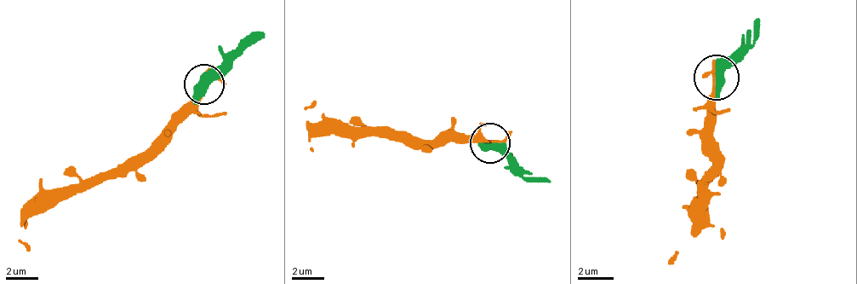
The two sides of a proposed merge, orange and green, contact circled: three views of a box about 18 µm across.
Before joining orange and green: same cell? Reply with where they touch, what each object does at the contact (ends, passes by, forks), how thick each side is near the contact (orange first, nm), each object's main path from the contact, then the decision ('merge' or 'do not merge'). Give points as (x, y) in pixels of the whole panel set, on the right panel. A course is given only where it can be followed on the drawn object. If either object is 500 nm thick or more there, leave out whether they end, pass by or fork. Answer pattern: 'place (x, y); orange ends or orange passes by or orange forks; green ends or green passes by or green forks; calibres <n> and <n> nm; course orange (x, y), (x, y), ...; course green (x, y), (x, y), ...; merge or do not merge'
place (716, 77); calibres 240 and 500 nm; course orange (712, 76), (712, 157), (704, 224), (694, 238), (667, 265); course green (717, 76), (744, 49), (757, 17); merge

